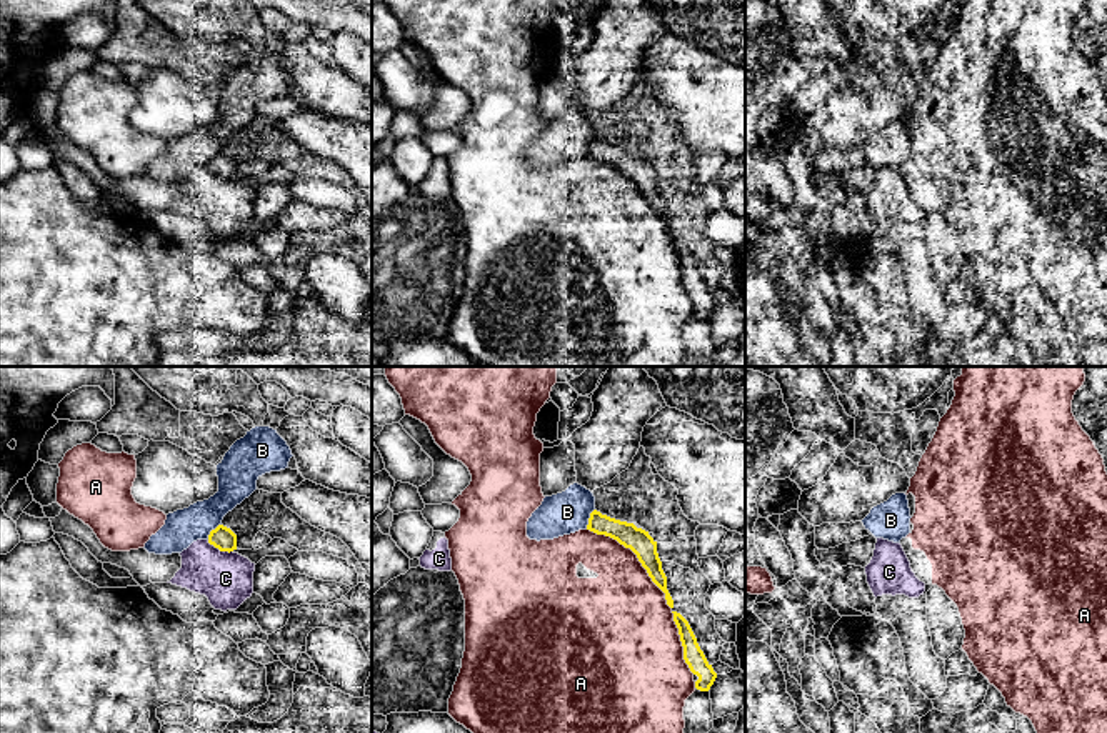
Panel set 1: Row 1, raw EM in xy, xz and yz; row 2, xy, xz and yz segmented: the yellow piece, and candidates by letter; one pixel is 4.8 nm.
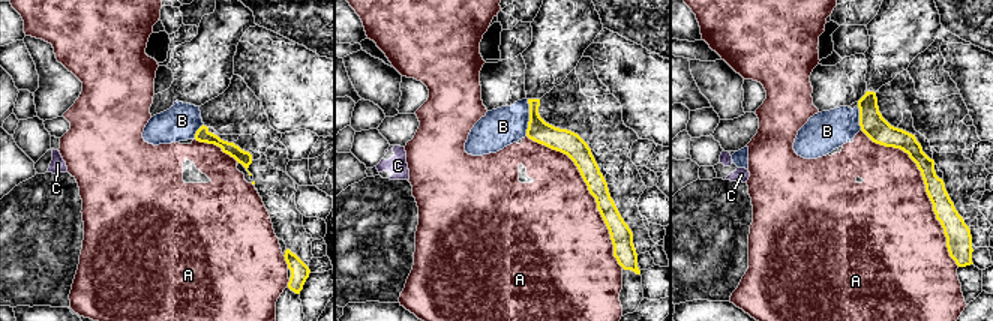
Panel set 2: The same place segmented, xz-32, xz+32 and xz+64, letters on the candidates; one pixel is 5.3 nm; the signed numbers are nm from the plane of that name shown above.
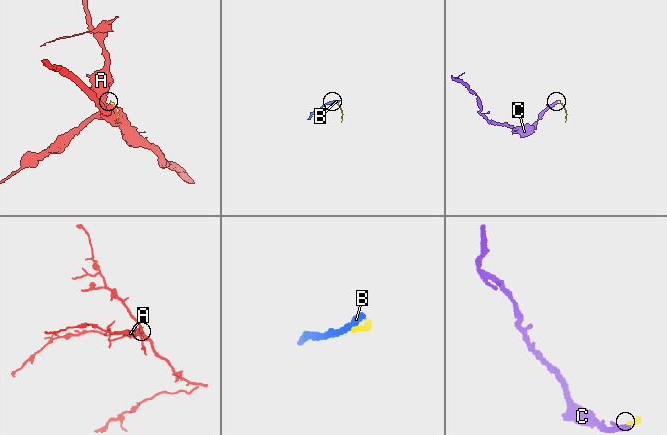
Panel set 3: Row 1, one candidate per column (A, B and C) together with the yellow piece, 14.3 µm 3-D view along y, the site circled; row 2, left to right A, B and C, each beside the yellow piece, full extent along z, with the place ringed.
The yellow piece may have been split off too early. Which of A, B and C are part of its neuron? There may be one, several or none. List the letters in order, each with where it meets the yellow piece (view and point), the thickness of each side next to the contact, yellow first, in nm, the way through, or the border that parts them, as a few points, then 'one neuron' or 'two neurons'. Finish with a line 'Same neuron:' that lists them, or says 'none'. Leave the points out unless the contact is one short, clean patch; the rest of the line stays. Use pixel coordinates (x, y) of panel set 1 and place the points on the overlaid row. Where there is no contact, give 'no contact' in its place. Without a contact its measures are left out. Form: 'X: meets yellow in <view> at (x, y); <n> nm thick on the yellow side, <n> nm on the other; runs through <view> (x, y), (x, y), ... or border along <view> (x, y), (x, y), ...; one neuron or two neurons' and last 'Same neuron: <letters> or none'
A: meets yellow in xz at (637, 557); 120 nm thick on the yellow side, 380 nm on the other; two neurons
B: meets yellow in xy at (212, 530); 110 nm thick on the yellow side, 170 nm on the other; two neurons
C: meets yellow in xy at (220, 550); 110 nm thick on the yellow side, 260 nm on the other; two neurons
Same neuron: none

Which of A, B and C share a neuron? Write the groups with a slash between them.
A / B / C

